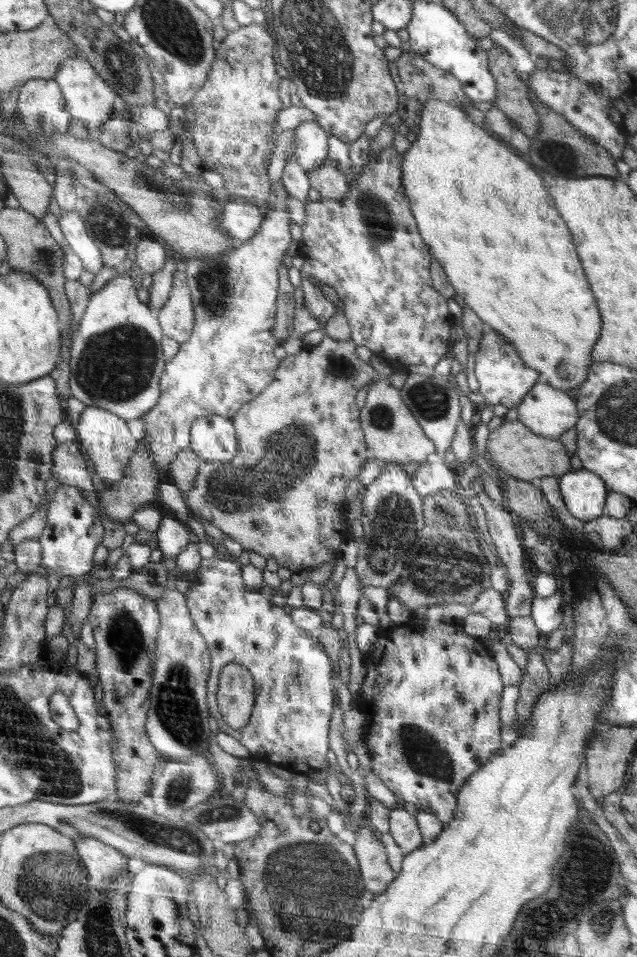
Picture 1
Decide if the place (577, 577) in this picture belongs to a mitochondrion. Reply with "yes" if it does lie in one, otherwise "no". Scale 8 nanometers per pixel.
no

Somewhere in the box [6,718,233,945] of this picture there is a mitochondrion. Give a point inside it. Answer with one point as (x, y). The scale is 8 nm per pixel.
(52, 882)

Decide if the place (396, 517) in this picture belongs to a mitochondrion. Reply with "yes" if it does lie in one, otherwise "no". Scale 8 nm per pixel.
yes

